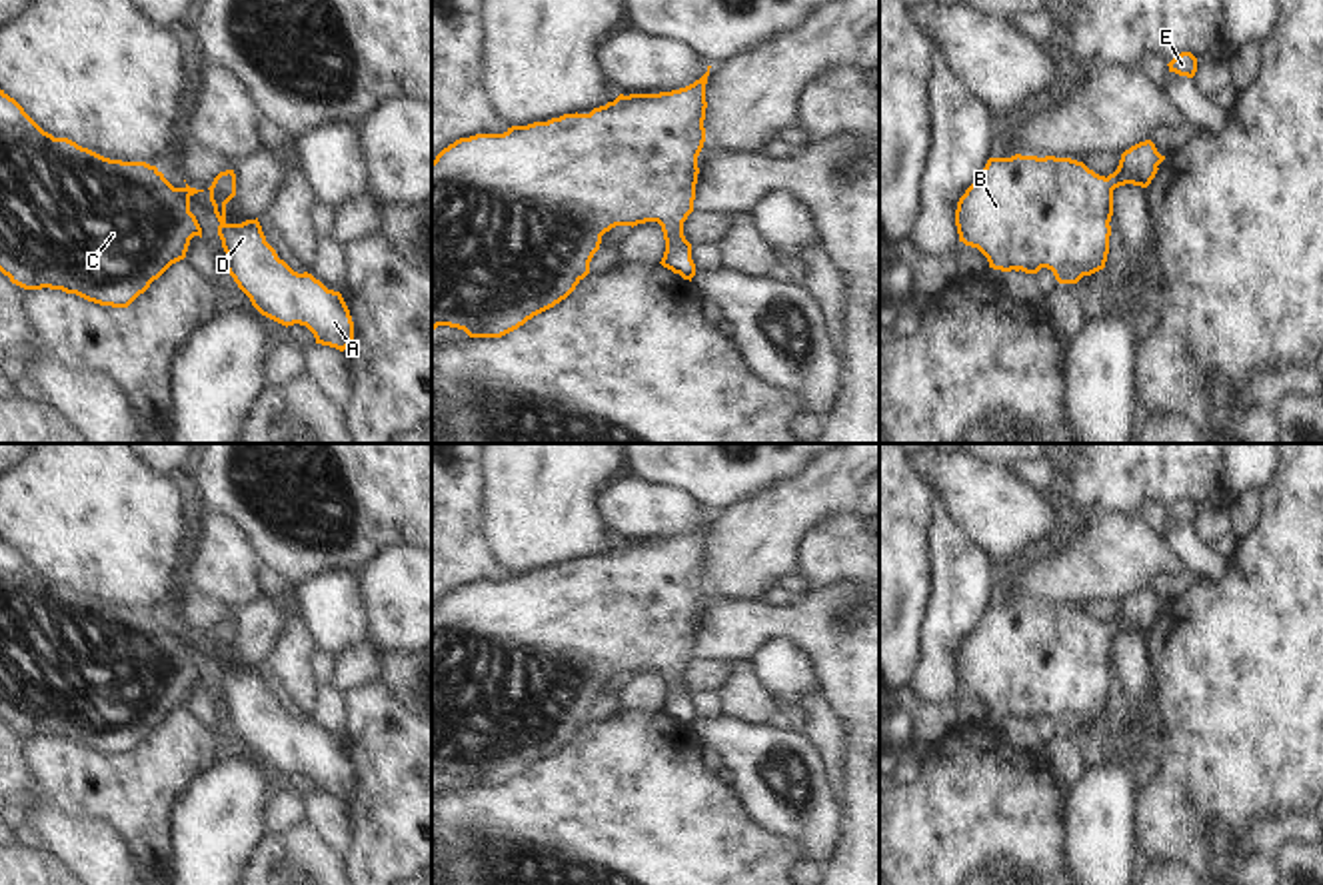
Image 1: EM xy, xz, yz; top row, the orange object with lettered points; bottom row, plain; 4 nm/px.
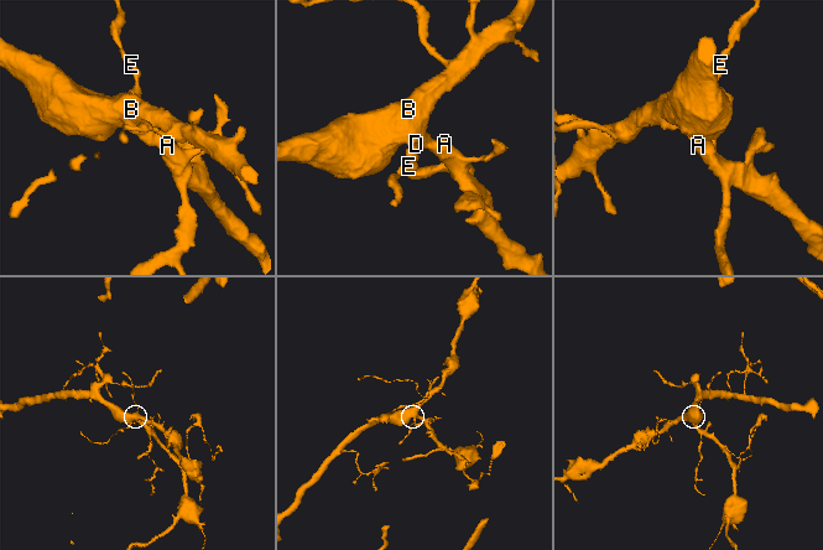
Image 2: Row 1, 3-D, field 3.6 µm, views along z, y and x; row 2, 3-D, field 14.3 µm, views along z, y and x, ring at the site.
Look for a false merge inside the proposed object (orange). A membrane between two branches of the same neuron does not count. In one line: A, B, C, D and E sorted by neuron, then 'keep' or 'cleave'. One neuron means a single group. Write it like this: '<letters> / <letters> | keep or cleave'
A B C D E | keep

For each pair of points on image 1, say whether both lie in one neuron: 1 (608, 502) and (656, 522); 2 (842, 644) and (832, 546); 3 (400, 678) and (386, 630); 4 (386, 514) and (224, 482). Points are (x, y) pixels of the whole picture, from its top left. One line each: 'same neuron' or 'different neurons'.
1: same neuron
2: different neurons
3: different neurons
4: same neuron

